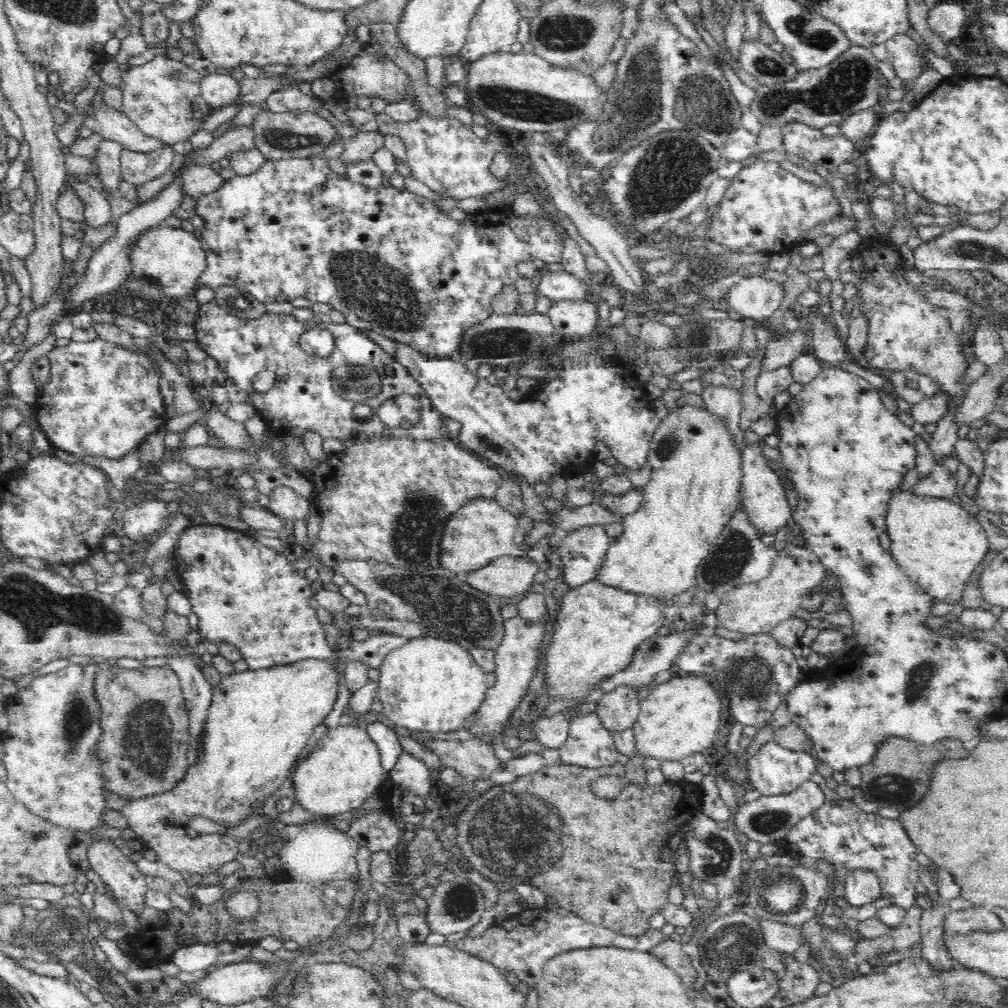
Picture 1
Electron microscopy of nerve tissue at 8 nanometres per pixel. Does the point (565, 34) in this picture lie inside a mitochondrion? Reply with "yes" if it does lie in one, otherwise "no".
yes

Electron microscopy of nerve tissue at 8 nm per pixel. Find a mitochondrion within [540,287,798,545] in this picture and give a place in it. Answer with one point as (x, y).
(673, 442)

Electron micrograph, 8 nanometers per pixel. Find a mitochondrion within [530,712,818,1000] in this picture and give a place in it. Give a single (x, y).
(734, 944)

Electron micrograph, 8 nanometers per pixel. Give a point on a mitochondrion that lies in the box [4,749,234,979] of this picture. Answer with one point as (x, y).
(63, 930)

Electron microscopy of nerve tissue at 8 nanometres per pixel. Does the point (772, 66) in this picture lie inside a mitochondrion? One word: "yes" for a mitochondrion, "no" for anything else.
yes

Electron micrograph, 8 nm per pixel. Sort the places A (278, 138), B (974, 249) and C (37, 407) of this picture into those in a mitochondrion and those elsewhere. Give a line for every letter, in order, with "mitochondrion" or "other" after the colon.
A: mitochondrion
B: mitochondrion
C: other

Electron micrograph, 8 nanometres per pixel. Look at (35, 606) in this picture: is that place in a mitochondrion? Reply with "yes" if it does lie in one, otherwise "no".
yes

